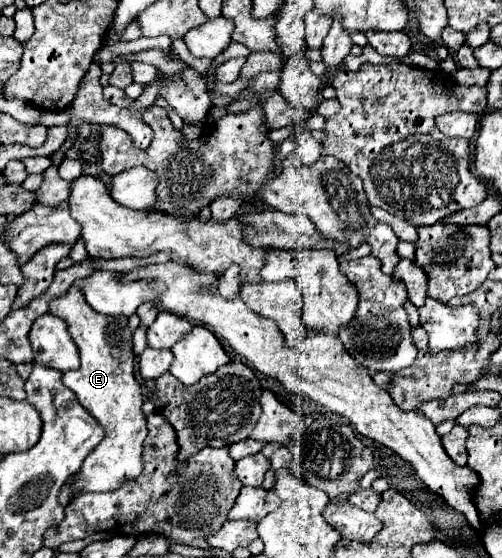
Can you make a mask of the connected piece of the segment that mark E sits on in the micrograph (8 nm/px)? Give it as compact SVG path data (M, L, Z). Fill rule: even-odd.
M72 285L66 295L58 297L50 305L50 313L62 317L68 323L68 331L80 351L80 367L76 371L66 371L62 375L62 383L76 393L80 405L104 427L104 439L96 445L90 457L82 463L80 471L74 475L74 483L68 485L70 501L80 493L88 491L114 491L122 483L136 479L142 473L142 443L146 439L146 417L142 413L142 389L134 379L134 353L132 353L132 331L128 329L126 317L104 317L94 309L88 309L82 292Z

